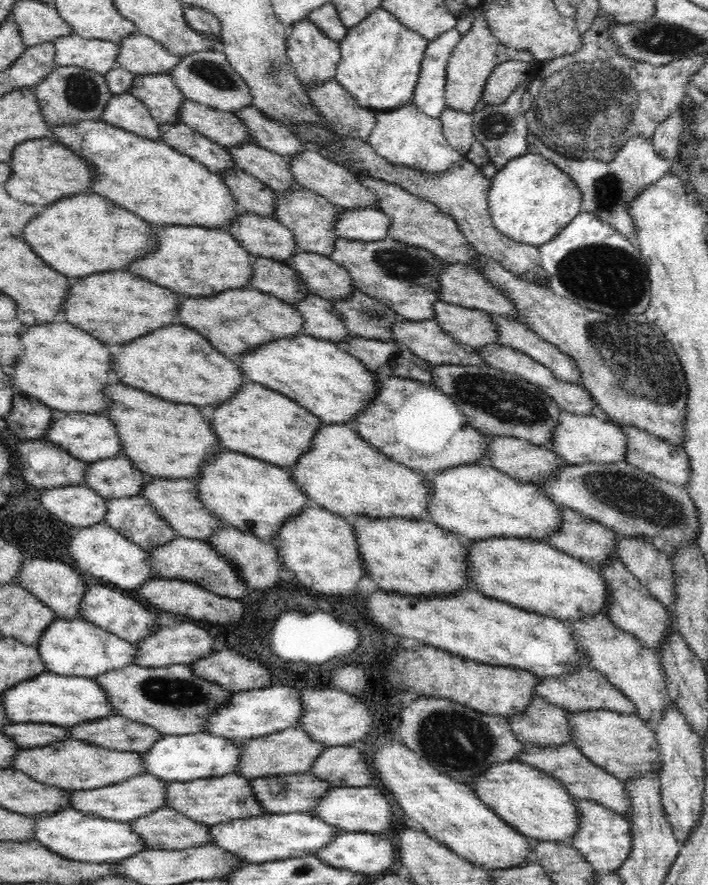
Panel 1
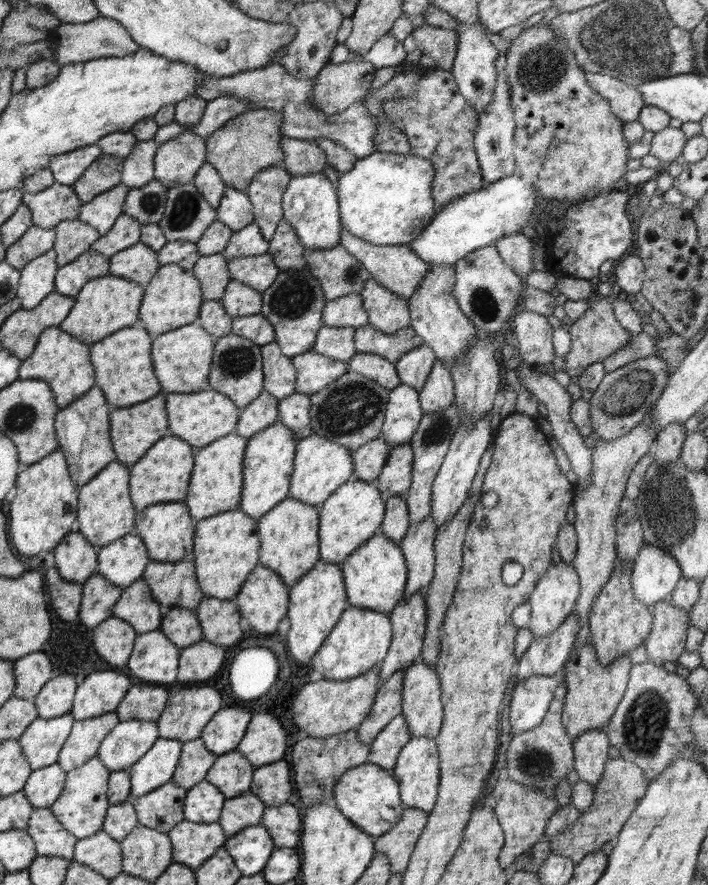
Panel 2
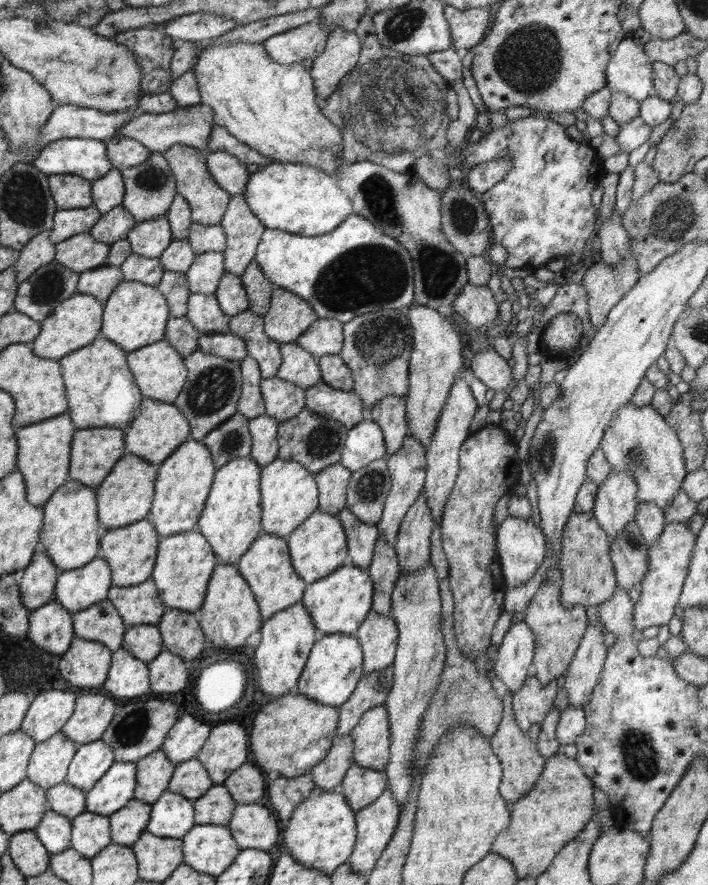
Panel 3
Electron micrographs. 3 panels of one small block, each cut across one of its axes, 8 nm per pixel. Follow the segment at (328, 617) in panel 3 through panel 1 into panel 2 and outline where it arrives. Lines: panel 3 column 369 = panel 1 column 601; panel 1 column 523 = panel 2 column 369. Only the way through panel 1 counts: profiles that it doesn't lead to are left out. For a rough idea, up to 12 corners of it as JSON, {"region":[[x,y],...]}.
{"region":[[372,535],[340,564],[347,602],[391,614],[404,597],[401,547]]}

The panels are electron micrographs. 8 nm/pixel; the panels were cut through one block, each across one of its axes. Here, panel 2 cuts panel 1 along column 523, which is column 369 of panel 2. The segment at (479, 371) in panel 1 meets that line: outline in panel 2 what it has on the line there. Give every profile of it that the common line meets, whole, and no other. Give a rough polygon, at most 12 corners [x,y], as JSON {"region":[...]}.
{"region":[[348,371],[310,395],[312,432],[380,439],[389,391]]}

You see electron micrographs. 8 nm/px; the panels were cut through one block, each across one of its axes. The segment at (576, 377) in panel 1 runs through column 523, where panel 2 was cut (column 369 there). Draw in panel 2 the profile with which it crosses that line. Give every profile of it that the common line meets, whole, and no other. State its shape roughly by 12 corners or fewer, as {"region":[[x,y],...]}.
{"region":[[370,323],[354,332],[356,352],[395,363],[423,344],[408,325],[386,334]]}

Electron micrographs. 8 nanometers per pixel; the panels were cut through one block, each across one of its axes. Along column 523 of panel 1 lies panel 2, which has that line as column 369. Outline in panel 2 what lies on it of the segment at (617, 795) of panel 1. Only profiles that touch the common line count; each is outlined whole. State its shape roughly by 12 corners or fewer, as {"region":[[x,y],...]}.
{"region":[[406,716],[374,738],[366,762],[392,772],[412,738]]}

